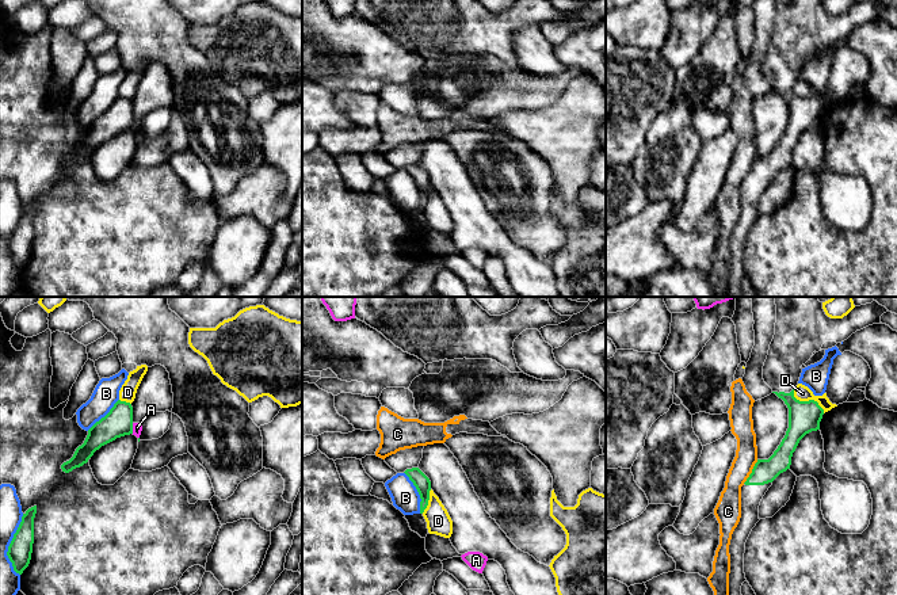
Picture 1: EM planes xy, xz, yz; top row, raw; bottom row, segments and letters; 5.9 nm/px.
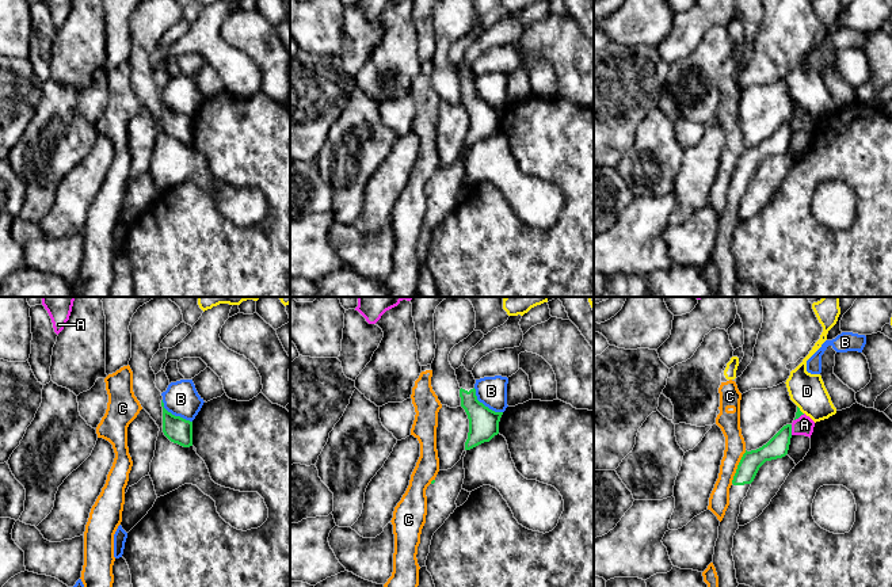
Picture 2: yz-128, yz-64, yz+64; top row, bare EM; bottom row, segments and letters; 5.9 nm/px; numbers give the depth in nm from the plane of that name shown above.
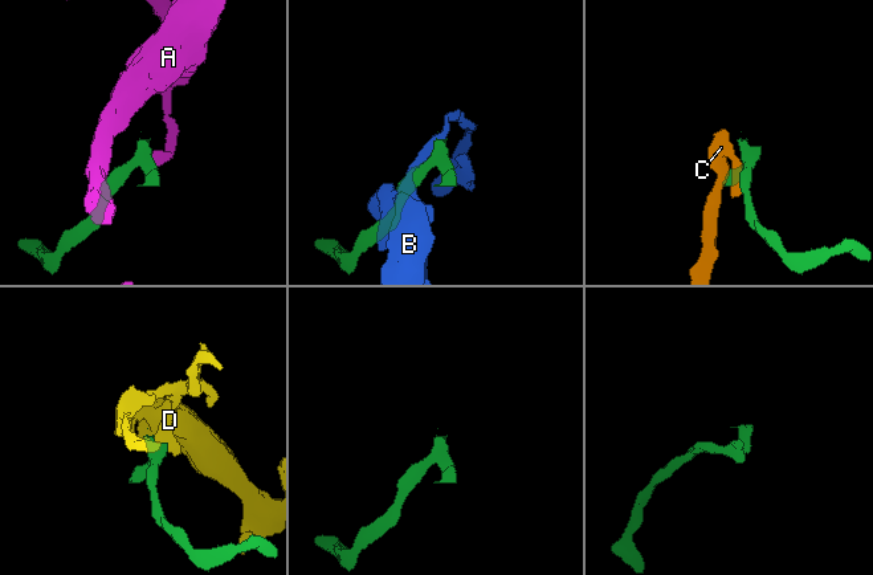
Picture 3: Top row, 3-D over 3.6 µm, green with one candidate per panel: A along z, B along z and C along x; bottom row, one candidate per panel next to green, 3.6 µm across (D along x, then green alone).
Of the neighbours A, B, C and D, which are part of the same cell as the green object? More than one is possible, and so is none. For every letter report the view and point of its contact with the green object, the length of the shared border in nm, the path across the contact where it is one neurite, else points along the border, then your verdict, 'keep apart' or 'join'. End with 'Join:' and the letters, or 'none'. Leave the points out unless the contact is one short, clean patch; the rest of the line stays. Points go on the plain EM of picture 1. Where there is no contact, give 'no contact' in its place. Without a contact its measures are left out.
A: xy (132, 125) | 60 nm | along xy (132, 119), (133, 129) | keep apart
B: xz (418, 187) | 260 nm | keep apart
C: yz (752, 168) | 170 nm | keep apart
D: yz (809, 96) | 240 nm | along yz (793, 87), (793, 91), (800, 96), (815, 96), (824, 109) | keep apart
Join: none

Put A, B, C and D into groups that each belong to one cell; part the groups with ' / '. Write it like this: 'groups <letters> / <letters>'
groups A / B / C D

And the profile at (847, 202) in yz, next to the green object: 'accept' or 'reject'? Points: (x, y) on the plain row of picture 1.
reject

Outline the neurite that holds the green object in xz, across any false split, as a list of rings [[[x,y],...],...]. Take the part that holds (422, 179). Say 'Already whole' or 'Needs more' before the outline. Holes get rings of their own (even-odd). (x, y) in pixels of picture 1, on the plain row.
Already whole. [[[419,164],[406,165],[404,169],[413,179],[413,182],[416,183],[416,186],[420,191],[420,195],[421,195],[421,198],[420,198],[420,210],[423,210],[424,206],[428,202],[431,178]]]

